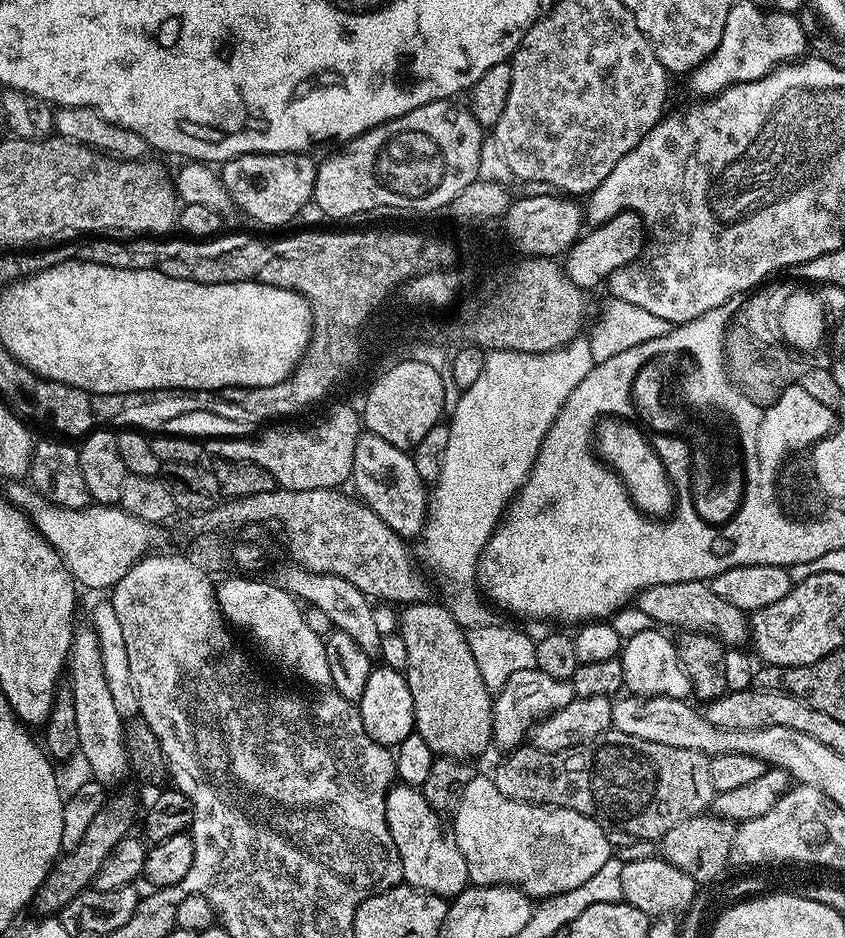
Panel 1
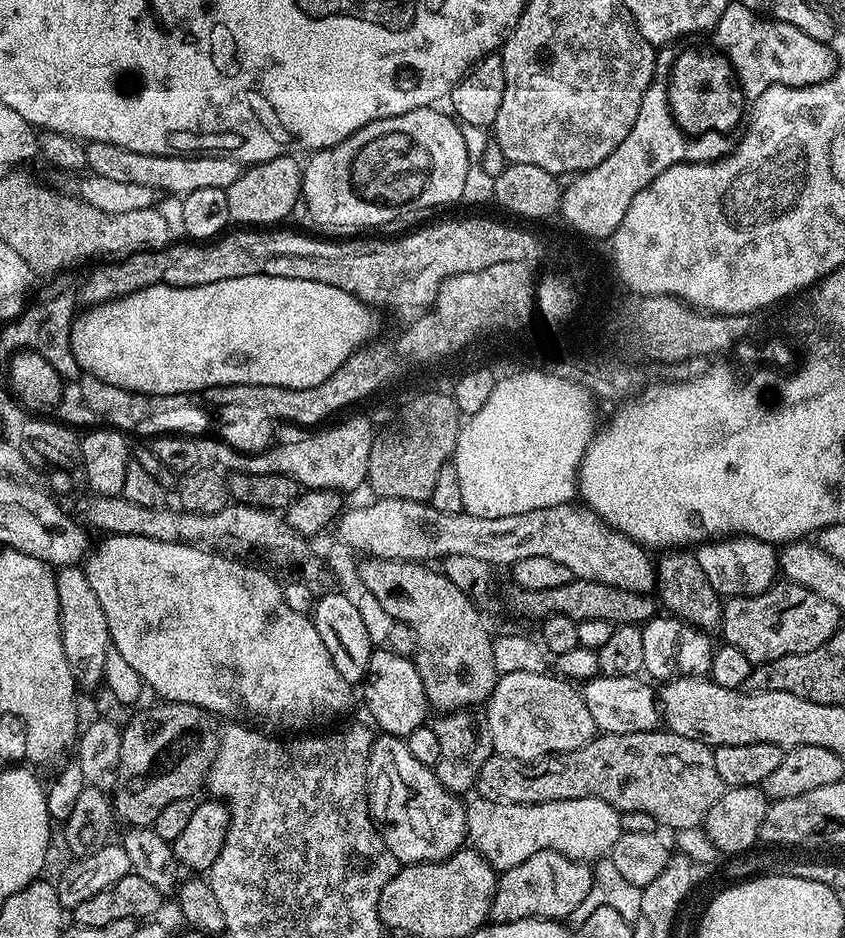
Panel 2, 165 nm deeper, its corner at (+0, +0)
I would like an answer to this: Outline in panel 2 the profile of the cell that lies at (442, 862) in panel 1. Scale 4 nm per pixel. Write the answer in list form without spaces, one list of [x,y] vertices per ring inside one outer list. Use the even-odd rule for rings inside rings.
[[[380,734],[372,741],[368,763],[368,811],[382,842],[401,864],[445,860],[465,847],[466,808],[457,793],[446,790],[429,765],[410,754],[407,739]]]

